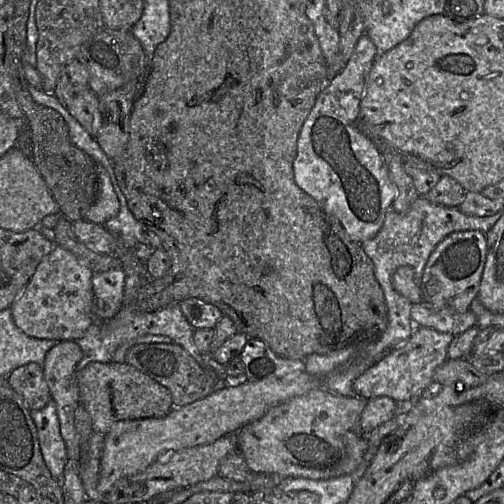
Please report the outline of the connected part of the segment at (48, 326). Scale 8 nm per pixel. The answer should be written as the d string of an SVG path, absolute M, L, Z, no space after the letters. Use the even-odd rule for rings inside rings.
M55 244L10 306L16 325L34 338L77 341L95 322L95 296L92 285L94 274L73 253Z

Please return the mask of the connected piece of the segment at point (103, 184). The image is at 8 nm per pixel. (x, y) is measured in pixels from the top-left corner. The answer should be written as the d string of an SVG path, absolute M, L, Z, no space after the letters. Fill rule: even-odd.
M99 165L99 190L93 205L85 214L85 220L104 224L115 217L120 210L120 202L107 170Z

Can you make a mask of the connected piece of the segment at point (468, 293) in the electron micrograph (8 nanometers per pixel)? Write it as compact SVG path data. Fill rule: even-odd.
M465 230L453 232L440 241L429 256L425 265L420 288L423 301L427 301L437 308L451 308L459 313L469 310L469 305L477 297L482 273L487 256L486 234L479 230Z

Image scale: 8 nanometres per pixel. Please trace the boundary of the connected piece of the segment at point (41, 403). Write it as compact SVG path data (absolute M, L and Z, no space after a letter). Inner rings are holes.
M31 362L20 366L7 375L7 380L30 411L44 408L52 399L43 365Z

